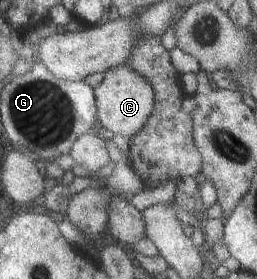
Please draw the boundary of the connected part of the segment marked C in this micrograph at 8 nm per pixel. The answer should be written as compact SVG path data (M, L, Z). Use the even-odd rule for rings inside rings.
M129 63L108 69L94 91L97 94L101 130L110 136L120 135L129 139L135 137L145 127L156 105L153 84Z

